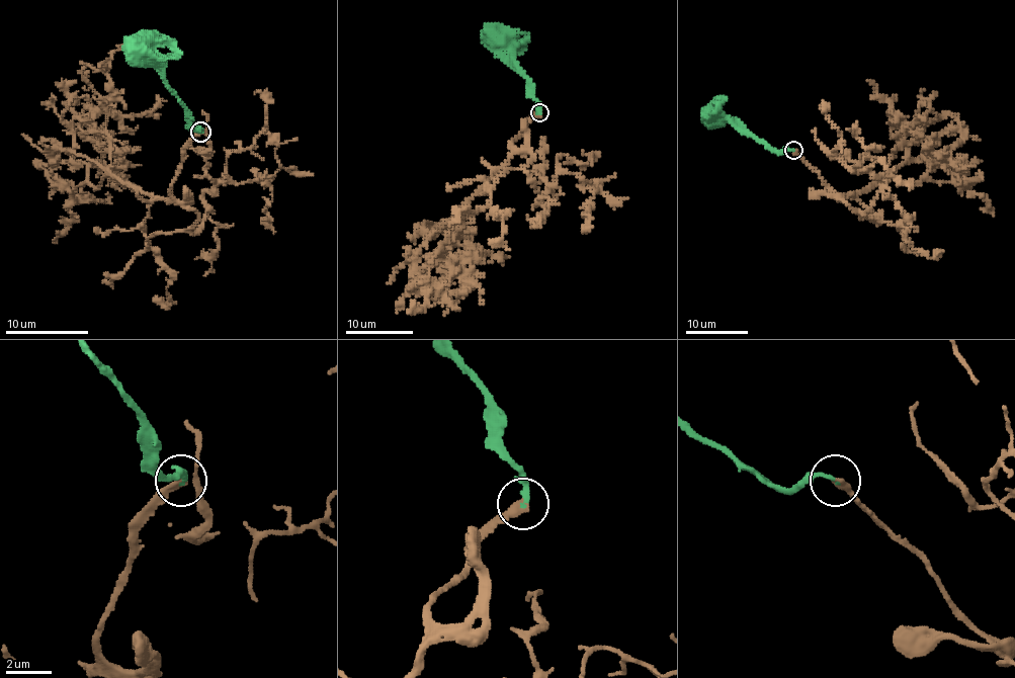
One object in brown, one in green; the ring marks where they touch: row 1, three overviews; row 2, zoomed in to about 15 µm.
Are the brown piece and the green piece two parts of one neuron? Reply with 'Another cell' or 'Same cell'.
Same cell

